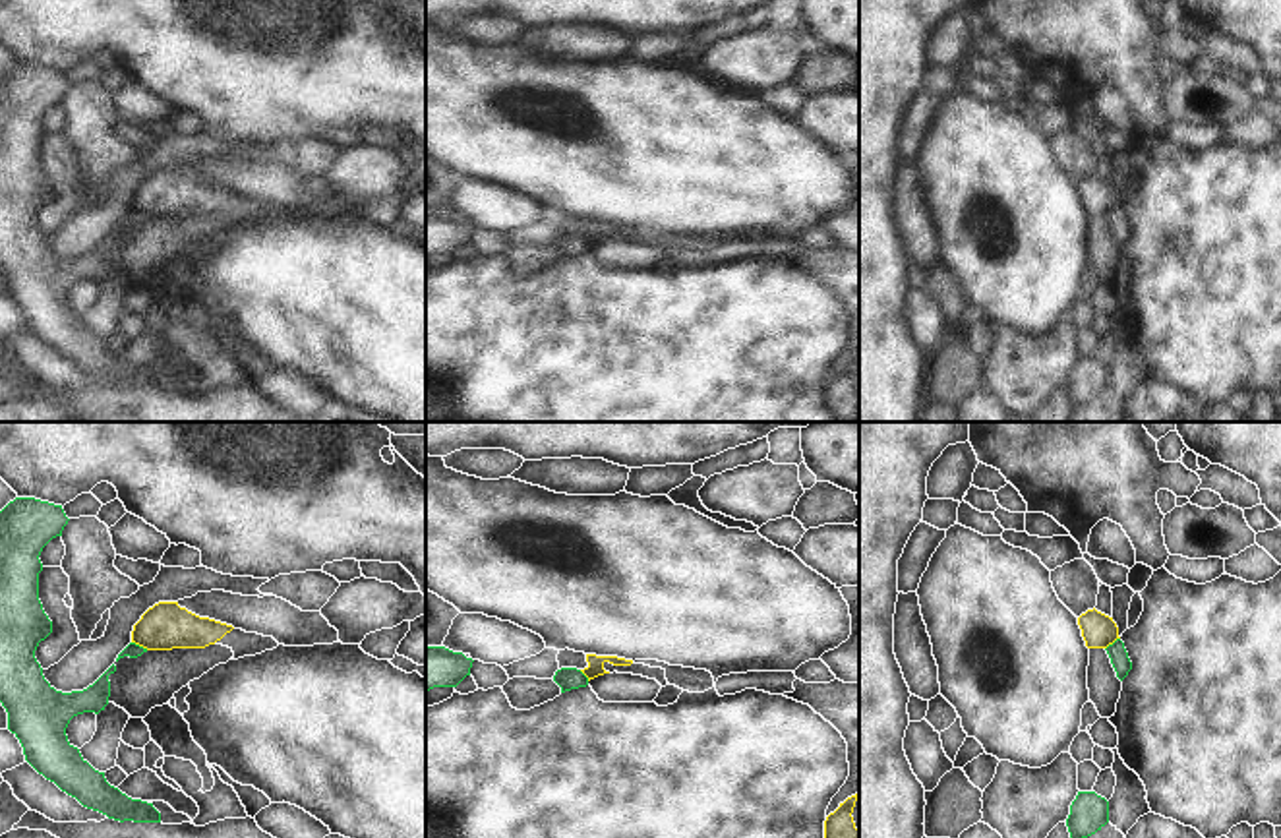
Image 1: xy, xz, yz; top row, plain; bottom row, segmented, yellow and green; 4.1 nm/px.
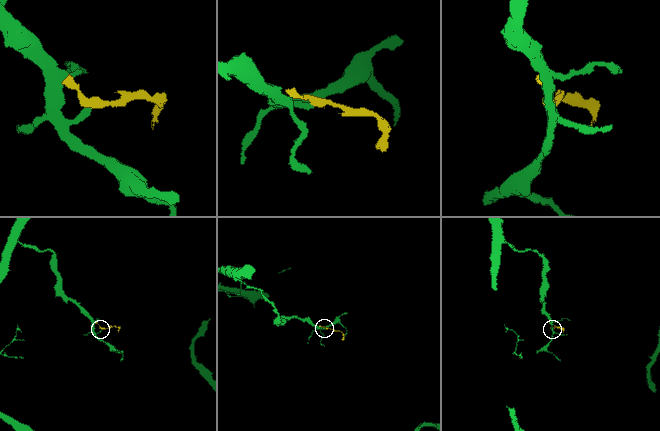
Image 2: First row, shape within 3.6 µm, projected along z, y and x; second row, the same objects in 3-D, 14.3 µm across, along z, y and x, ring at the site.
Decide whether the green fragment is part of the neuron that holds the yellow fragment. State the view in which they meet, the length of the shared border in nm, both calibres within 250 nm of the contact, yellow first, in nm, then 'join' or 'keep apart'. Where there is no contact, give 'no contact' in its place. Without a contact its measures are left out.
xy | 80 nm | 200/60 nm | keep apart

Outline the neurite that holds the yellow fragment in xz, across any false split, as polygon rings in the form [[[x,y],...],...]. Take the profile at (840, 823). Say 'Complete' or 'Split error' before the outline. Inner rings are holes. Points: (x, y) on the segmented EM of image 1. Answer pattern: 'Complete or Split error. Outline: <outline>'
Complete. Outline: [[[857,793],[840,803],[840,807],[826,817],[824,838],[859,838],[859,830],[851,817],[855,801]]]

